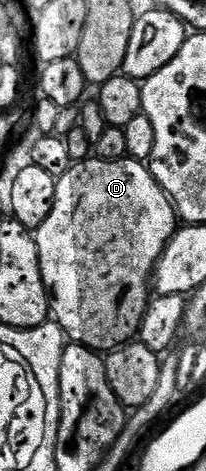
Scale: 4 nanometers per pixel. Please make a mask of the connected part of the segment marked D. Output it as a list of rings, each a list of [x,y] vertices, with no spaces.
[[[90,157],[74,162],[73,168],[57,180],[55,205],[51,205],[47,221],[35,228],[39,265],[49,291],[49,309],[65,331],[66,340],[82,343],[98,353],[108,353],[130,342],[138,334],[151,300],[157,258],[178,229],[173,203],[144,162],[128,157],[119,161]]]

